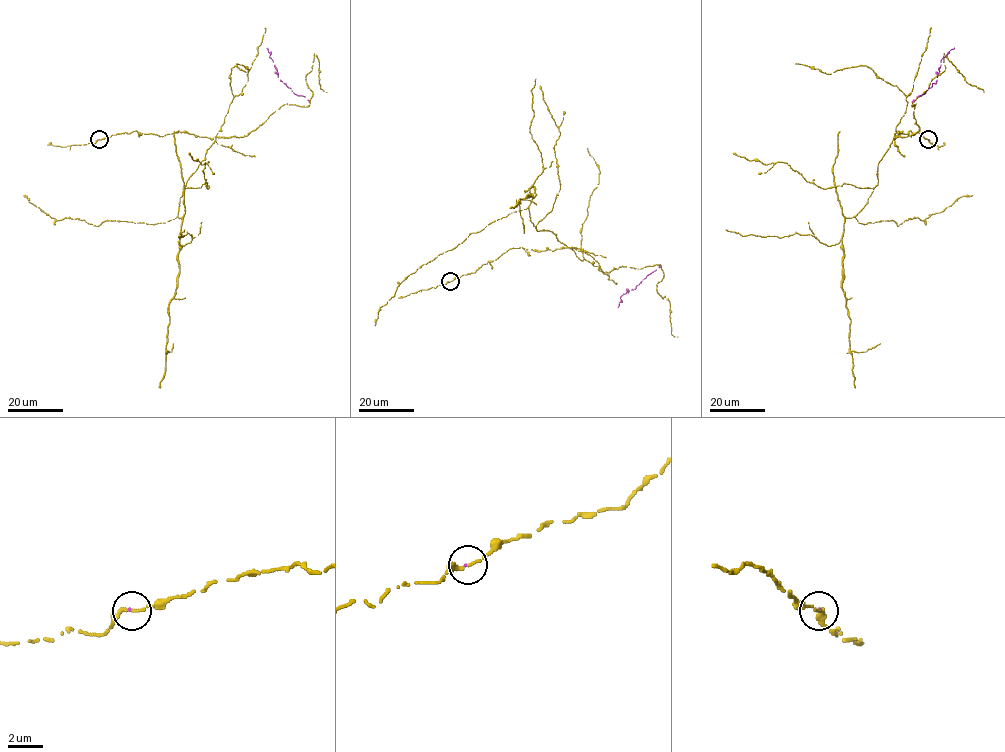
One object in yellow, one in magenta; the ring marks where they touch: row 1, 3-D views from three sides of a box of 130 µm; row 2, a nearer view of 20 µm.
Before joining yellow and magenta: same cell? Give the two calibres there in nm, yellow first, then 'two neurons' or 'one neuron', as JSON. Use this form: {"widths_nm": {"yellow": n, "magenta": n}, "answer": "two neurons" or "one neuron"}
{"widths_nm": {"yellow": 200, "magenta": 70}, "answer": "two neurons"}

